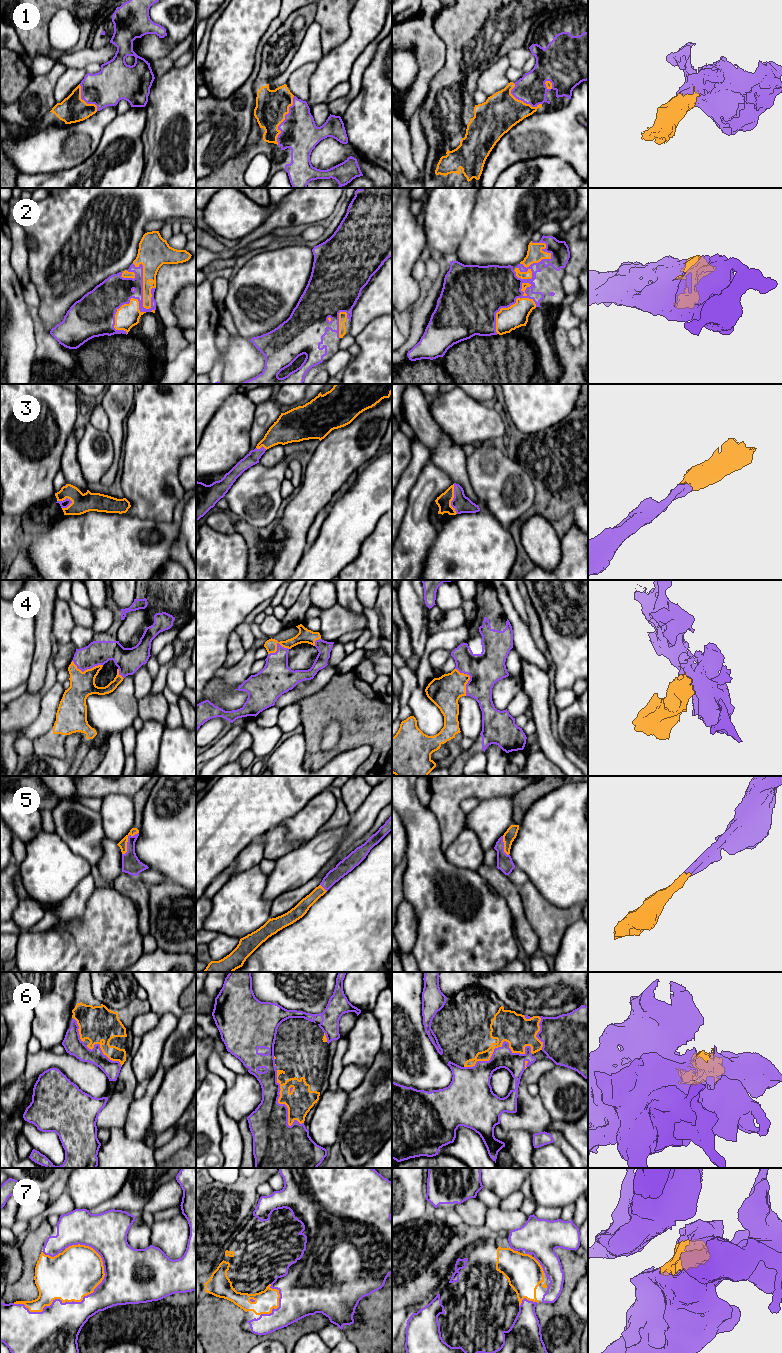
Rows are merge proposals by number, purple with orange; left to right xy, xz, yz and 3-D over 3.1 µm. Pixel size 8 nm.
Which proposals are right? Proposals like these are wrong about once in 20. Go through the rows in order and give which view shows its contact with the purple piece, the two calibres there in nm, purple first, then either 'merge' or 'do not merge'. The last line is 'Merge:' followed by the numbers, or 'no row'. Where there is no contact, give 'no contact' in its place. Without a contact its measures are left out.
1: meets purple in xz; 300 nm thick on the purple side, 260 nm on the other; merge
2: meets purple in yz; 160 nm thick on the purple side, 130 nm on the other; merge
3: meets purple in yz; 140 nm thick on the purple side, 110 nm on the other; merge
4: meets purple in yz; 260 nm thick on the purple side, 260 nm on the other; merge
5: meets purple in xy; 150 nm thick on the purple side, 70 nm on the other; merge
6: meets purple in yz; 170 nm thick on the purple side, 240 nm on the other; merge
7: meets purple in xy; 360 nm thick on the purple side, 400 nm on the other; merge
Merge: 1, 2, 3, 4, 5, 6, 7

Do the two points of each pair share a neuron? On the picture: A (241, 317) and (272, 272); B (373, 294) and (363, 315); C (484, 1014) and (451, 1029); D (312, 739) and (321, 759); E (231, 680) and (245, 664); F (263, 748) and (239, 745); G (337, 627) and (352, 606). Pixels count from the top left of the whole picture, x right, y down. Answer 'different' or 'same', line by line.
A: same
B: same
C: same
D: same
E: same
F: different
G: different

